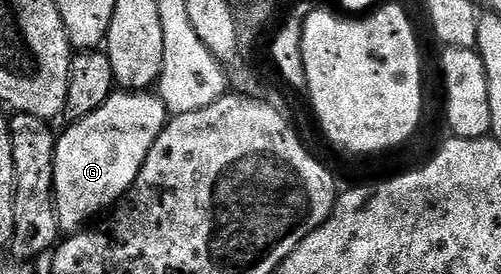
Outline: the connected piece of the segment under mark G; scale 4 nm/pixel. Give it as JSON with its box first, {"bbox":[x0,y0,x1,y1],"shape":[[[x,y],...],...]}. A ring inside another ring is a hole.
{"bbox":[53,92,166,235],"shape":[[[114,92],[102,106],[91,112],[91,116],[76,119],[65,131],[60,131],[55,148],[53,199],[57,205],[57,219],[62,235],[76,234],[86,224],[92,223],[120,203],[131,184],[135,184],[135,176],[139,176],[139,168],[143,168],[143,160],[147,160],[147,152],[151,152],[151,144],[155,144],[166,121],[165,105],[156,93]]]}

